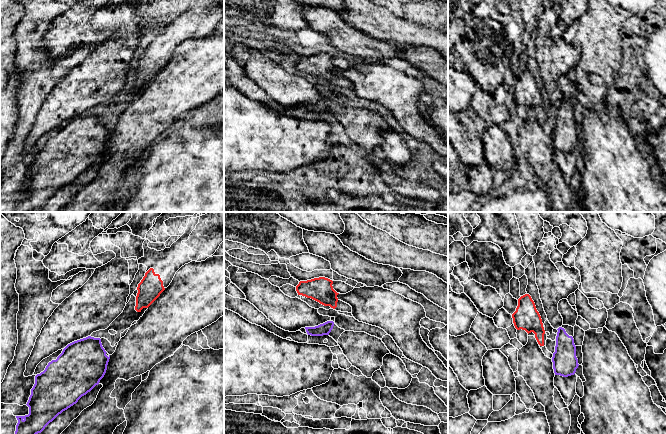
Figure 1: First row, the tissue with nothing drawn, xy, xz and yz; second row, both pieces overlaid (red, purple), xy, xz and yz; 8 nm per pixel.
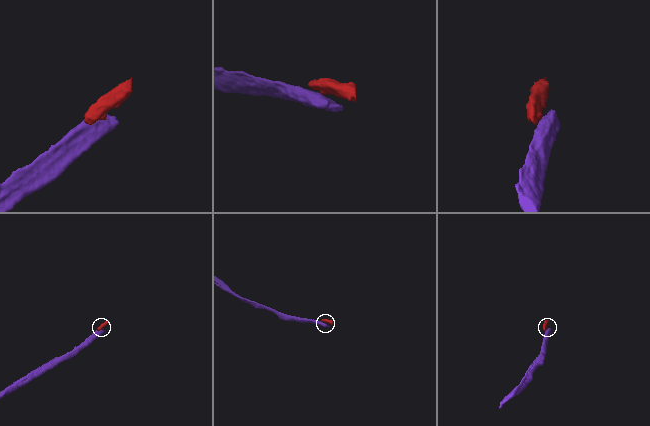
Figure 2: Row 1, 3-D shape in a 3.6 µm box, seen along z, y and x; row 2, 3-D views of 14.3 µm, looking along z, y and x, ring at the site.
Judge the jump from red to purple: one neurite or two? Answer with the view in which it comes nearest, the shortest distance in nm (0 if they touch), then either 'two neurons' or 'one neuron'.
nearest in yz; 100 nm apart; two neurons

